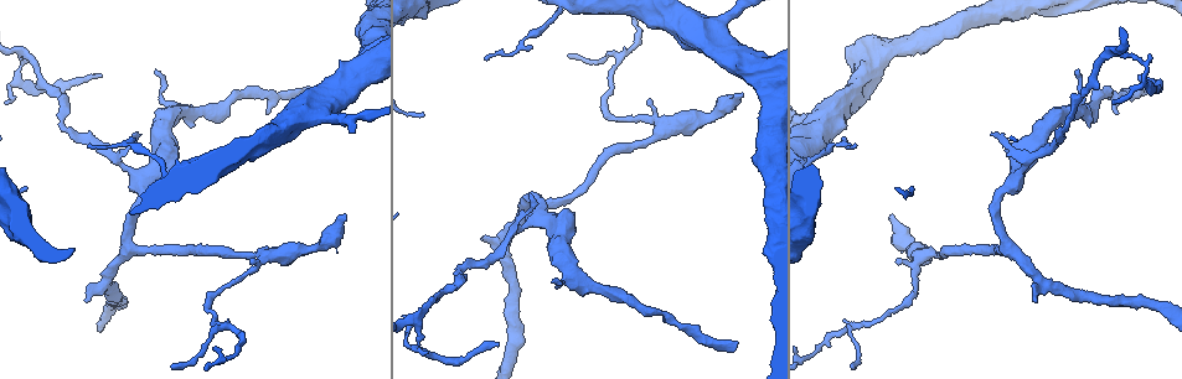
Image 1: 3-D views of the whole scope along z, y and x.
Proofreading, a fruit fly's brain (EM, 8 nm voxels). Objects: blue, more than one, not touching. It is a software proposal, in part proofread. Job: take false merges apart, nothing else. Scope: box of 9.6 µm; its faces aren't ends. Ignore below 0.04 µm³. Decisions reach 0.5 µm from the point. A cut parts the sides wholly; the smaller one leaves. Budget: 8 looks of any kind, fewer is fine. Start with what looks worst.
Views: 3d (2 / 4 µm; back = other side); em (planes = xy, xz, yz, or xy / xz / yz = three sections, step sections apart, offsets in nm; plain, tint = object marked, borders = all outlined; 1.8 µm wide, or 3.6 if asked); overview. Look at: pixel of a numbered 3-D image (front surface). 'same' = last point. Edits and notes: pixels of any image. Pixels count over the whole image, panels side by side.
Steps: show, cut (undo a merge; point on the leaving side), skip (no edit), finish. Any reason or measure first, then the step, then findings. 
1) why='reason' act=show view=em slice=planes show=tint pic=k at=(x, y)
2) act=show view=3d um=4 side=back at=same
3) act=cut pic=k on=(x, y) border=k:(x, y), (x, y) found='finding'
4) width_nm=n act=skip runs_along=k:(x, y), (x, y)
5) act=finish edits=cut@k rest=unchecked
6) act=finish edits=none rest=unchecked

why='sharp bend' act=show view=em slice=xy step=16 show=tint pic=1 at=(910, 297)

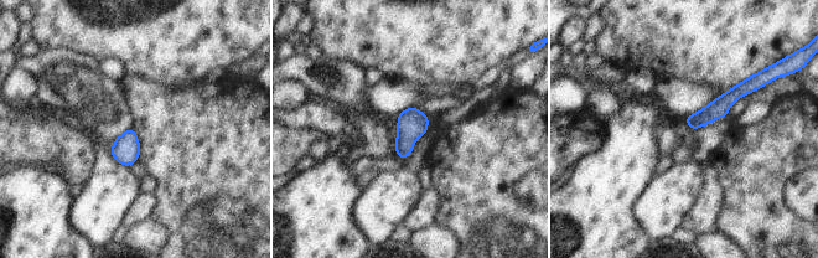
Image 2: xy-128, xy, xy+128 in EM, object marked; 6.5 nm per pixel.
act=show view=em slice=xz step=4 show=tint at=same

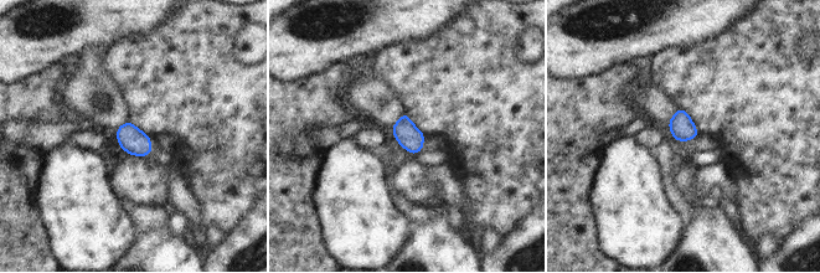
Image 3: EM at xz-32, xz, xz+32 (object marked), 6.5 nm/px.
act=skip found='all the same neuron'

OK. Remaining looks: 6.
why='abrupt turn' act=show view=3d um=4 pic=1 at=(132, 246)

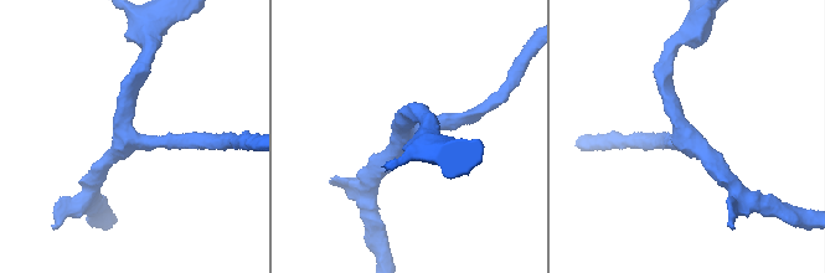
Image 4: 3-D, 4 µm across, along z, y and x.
arms=3 arm_widths_nm=200,200,240 act=show view=em slice=planes show=tint pic=4 at=(406, 129)

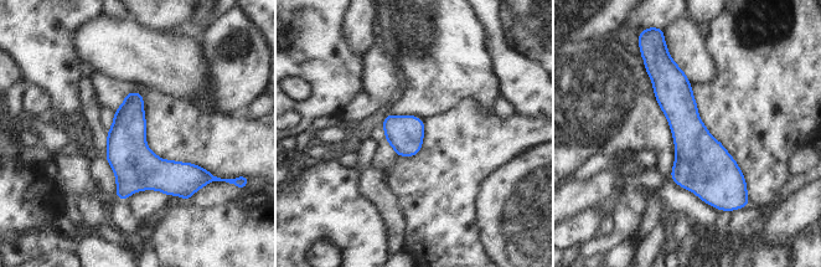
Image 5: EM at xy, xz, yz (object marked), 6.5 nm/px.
width_nm=240 act=skip runs_along=5:(666, 66), (718, 205) found='all the same neuron'

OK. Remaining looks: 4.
why='a narrow waist' act=show view=em slice=planes show=tint pic=1 at=(927, 254)

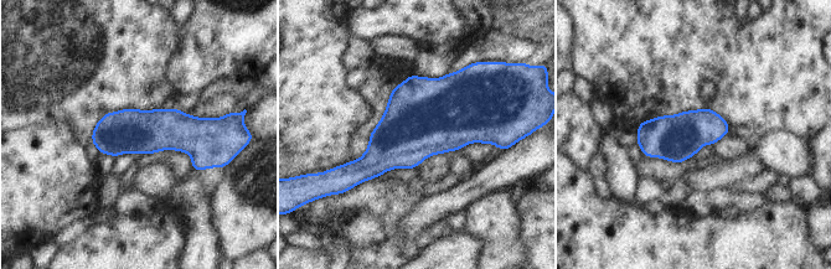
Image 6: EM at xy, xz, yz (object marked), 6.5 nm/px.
width_nm=280 act=skip runs_along=6:(213, 128), (120, 132), (94, 139) found='one neuron here'

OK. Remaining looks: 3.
why='abrupt turn' act=show view=3d um=4 pic=1 at=(321, 111)

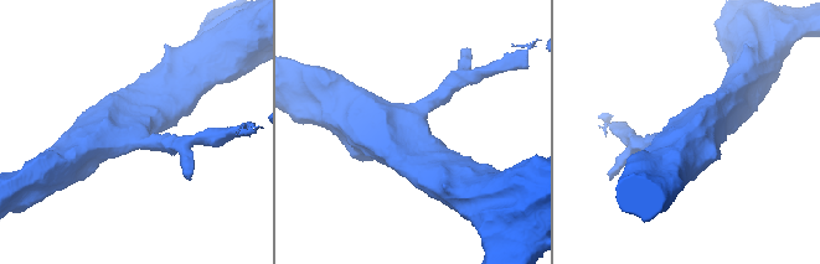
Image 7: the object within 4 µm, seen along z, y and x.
arms=3 arm_widths_nm=220,550,550 act=show view=em um=3.6 slice=planes show=plain pic=7 at=(409, 131)

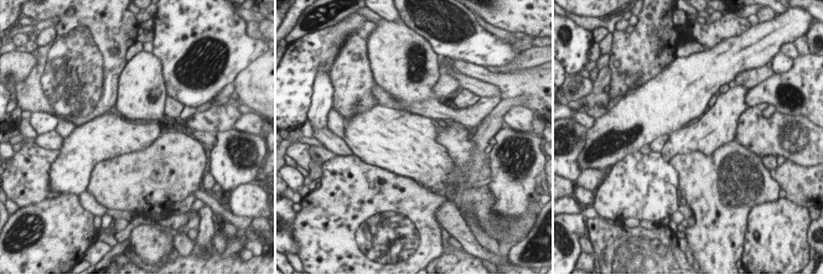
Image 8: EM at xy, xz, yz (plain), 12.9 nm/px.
why='where the object lies' act=show view=em um=3.6 slice=planes show=tint at=same

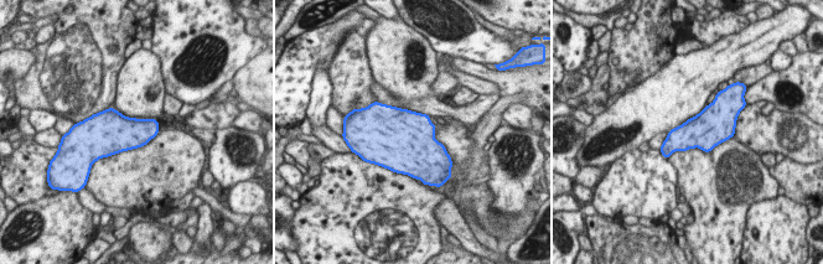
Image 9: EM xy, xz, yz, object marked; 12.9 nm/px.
width_nm=420 act=skip found='continuous, no second neuron'

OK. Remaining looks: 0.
act=finish edits=none rest=unchecked

